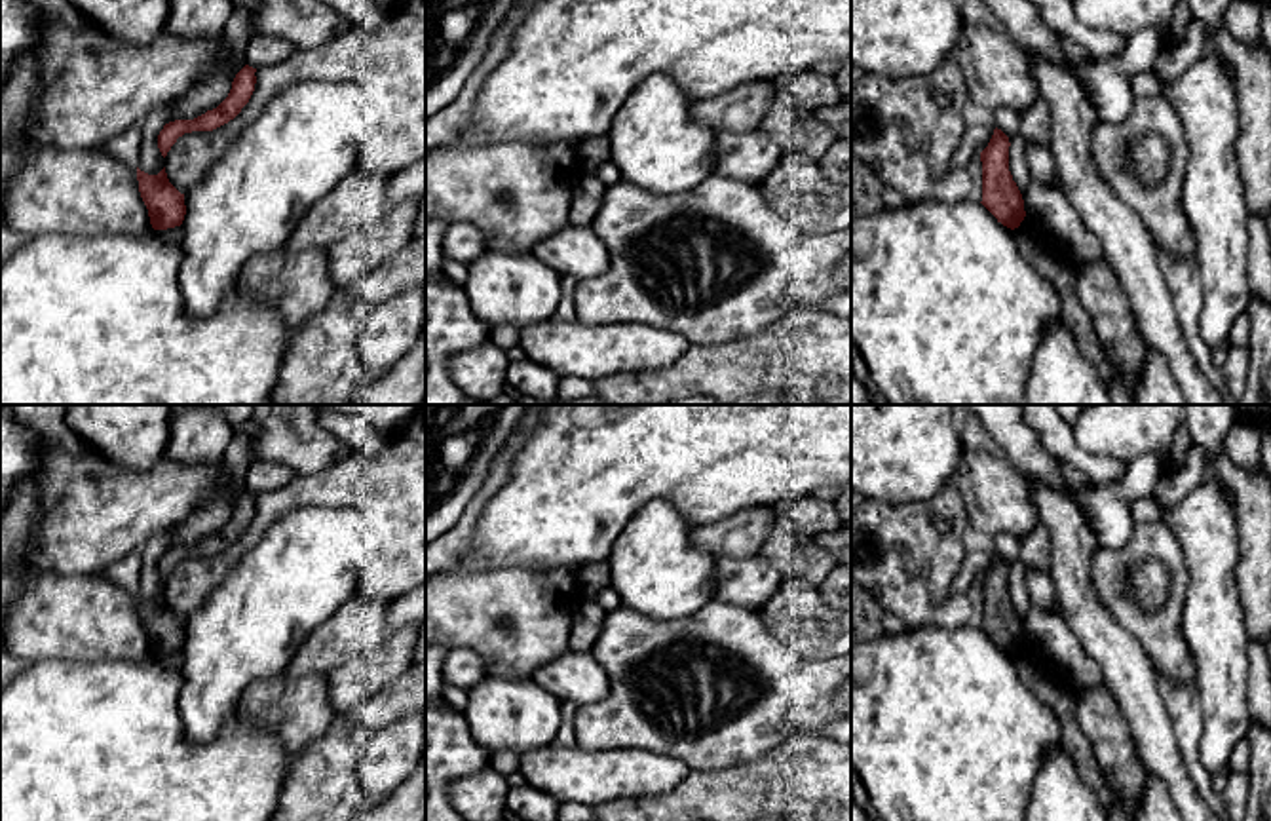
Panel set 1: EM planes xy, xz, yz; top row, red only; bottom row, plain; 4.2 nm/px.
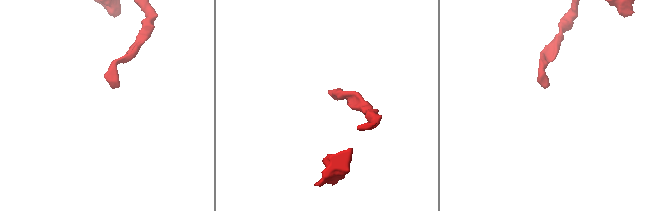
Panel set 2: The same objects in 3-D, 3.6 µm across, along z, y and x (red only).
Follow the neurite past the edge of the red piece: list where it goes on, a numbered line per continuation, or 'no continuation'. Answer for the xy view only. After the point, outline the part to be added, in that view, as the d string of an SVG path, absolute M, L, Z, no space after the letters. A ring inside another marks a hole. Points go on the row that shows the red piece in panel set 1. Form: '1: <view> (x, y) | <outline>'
1: xy (171, 234) | M180 226L158 230L158 234L177 245L180 245L180 241L182 241L182 228Z

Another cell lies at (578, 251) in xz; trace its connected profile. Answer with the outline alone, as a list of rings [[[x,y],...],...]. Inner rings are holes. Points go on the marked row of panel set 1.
[[[568,224],[540,239],[532,253],[560,276],[576,279],[597,276],[610,264],[608,249],[591,224]]]

